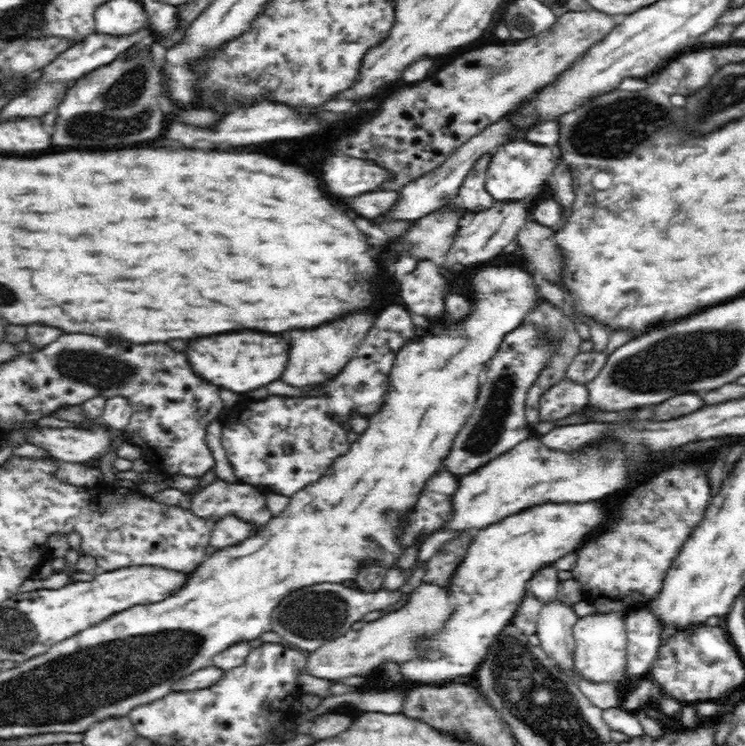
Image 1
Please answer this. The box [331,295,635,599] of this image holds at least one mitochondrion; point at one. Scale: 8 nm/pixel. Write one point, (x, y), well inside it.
(484, 436)

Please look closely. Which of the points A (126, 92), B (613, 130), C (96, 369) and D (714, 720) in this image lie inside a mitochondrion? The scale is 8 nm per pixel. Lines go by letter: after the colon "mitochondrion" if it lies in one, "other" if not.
A: mitochondrion
B: mitochondrion
C: mitochondrion
D: other

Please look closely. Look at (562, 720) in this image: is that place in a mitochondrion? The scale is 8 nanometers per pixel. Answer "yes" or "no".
yes

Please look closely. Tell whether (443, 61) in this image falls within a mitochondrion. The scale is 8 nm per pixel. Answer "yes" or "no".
no

